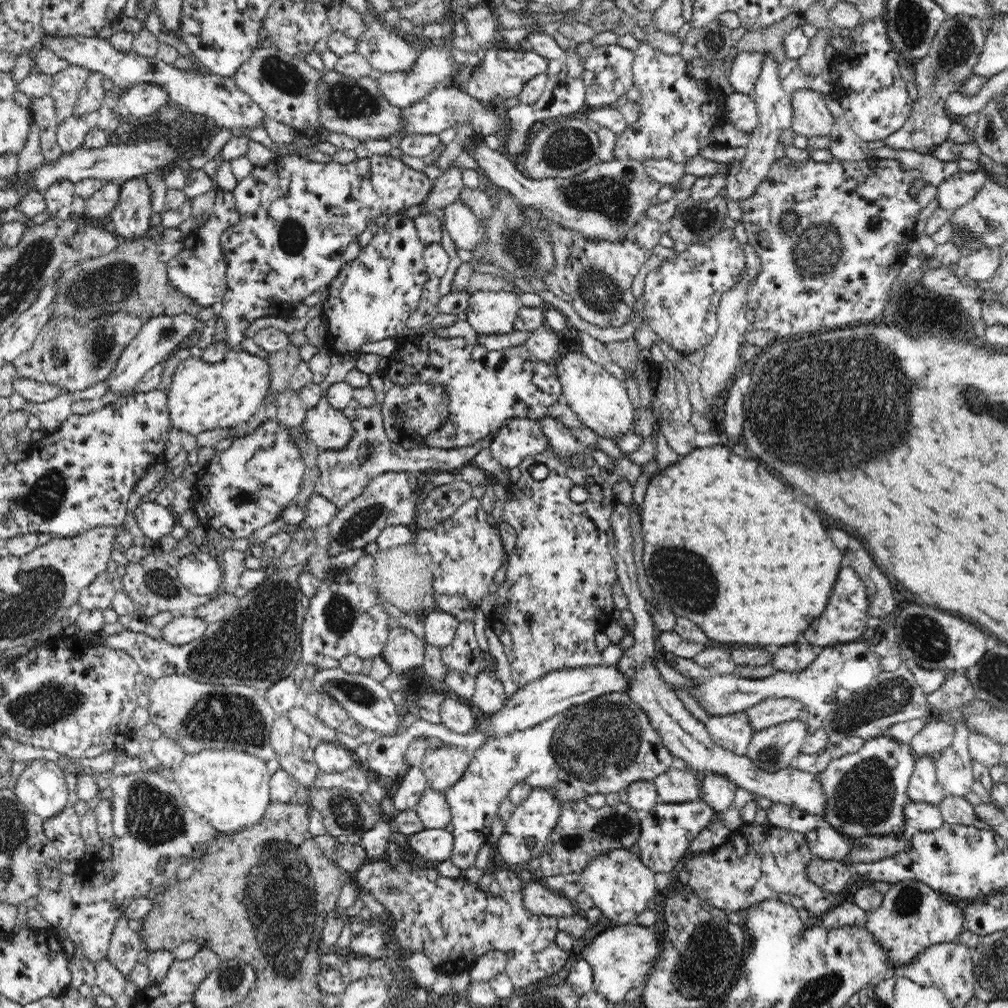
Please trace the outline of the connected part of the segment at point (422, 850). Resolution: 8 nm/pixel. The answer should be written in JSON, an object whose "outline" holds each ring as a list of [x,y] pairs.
{"outline":[[[424,828],[414,834],[407,835],[407,844],[418,856],[437,864],[450,858],[453,833],[441,828]]]}

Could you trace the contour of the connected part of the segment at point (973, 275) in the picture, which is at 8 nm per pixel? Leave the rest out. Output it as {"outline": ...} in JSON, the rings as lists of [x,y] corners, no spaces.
{"outline":[[[982,247],[973,253],[964,253],[953,271],[963,279],[988,280],[1000,264],[1000,258],[1001,253],[997,247]]]}

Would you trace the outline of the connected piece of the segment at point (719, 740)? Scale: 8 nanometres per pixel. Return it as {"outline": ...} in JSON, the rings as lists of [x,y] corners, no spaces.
{"outline":[[[745,711],[724,716],[710,715],[706,728],[718,746],[727,748],[738,756],[747,756],[755,732]]]}

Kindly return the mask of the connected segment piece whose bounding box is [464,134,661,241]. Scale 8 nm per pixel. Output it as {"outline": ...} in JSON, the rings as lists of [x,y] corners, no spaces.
{"outline":[[[474,134],[466,138],[464,151],[485,171],[493,185],[506,190],[518,204],[540,209],[543,223],[576,229],[590,239],[615,241],[626,237],[635,222],[645,216],[648,205],[656,201],[661,187],[659,182],[648,175],[644,163],[640,161],[604,161],[590,166],[572,179],[532,180],[521,170],[519,162],[504,152],[491,150],[482,138]]]}

